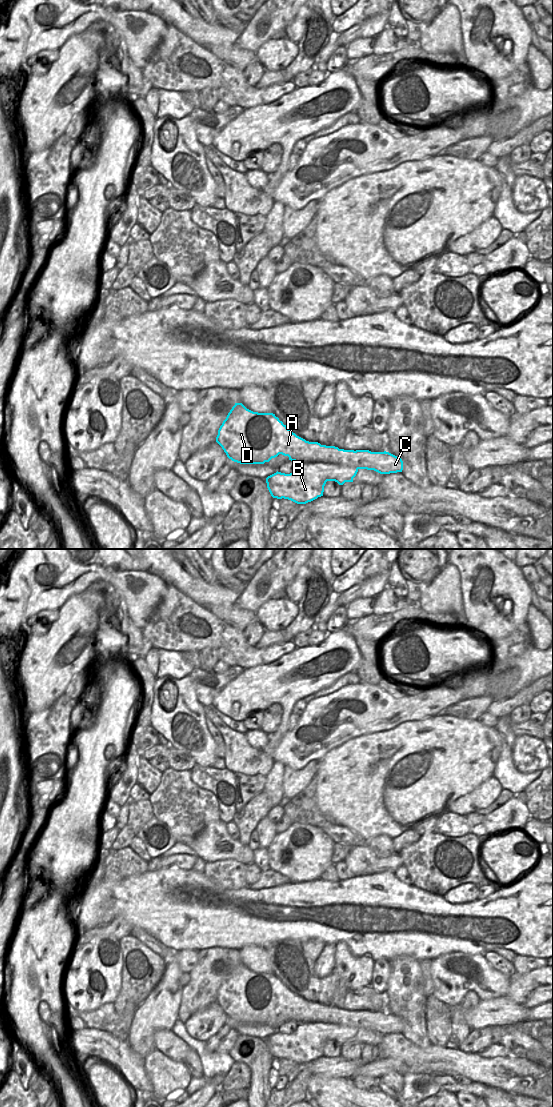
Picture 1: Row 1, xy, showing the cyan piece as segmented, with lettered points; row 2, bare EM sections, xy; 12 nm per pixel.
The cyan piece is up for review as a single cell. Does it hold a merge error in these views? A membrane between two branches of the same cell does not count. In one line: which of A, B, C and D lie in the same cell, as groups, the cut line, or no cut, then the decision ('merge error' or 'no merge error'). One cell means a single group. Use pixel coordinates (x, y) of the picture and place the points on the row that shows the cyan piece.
A D / B C | xy (356, 451), (345, 455), (349, 465), (298, 464) | merge error

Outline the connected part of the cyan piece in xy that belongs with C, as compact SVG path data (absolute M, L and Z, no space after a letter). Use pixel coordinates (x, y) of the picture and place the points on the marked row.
M356 450L355 454L345 456L352 462L350 466L308 462L298 464L290 474L277 471L266 478L267 488L273 498L284 498L297 504L306 504L323 496L327 481L335 481L339 485L353 482L359 469L374 470L380 474L403 470L402 459L386 451Z

